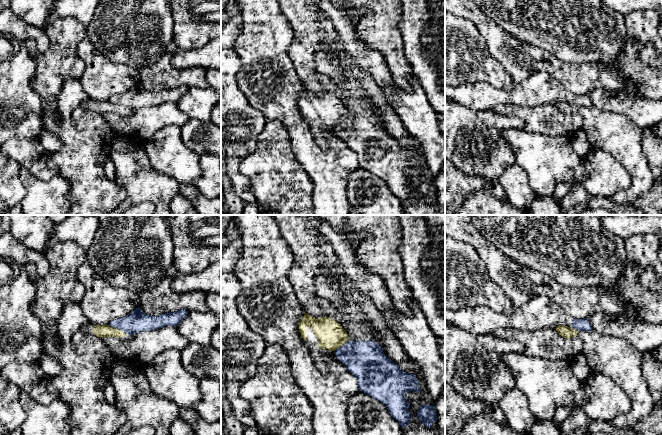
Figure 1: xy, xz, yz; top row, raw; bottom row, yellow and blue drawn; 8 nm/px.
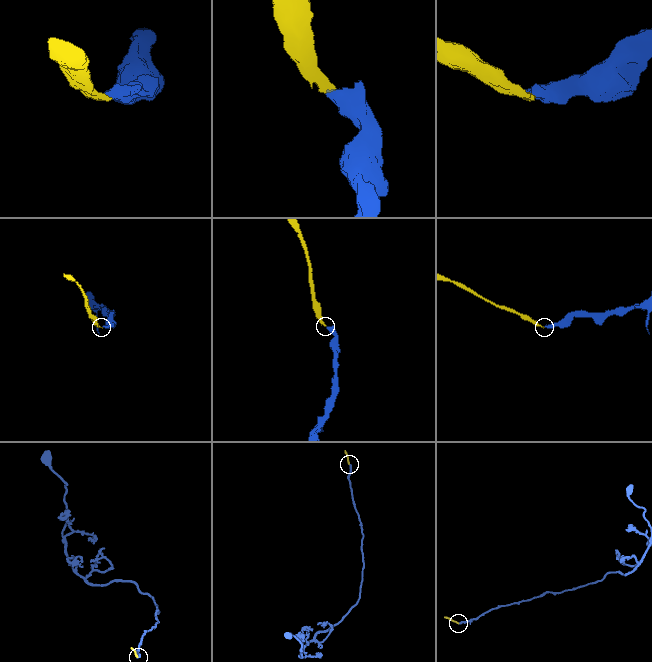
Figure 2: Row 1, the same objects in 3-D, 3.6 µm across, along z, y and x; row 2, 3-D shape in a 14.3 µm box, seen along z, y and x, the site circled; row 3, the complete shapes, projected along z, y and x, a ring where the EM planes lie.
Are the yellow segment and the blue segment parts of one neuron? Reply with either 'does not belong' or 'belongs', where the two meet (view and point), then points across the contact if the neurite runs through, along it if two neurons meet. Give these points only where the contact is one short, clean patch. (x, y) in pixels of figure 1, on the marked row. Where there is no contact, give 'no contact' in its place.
does not belong; contact xy (119, 329); border xy (109, 324), (128, 334)

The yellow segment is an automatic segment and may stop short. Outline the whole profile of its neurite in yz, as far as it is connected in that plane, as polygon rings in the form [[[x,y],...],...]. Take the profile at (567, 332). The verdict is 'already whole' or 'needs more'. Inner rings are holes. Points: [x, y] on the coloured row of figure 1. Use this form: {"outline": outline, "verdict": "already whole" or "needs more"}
{"outline": [[[559,325],[556,331],[566,339],[577,336],[583,343],[582,354],[591,371],[612,379],[630,398],[630,411],[610,421],[613,427],[619,430],[630,429],[651,413],[655,401],[643,377],[643,353],[623,338],[604,335],[594,330],[578,331]]], "verdict": "needs more"}

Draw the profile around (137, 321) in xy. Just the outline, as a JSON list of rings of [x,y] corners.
[[[137,307],[127,316],[113,320],[109,325],[128,335],[133,335],[143,331],[160,329],[164,326],[177,327],[187,315],[188,311],[181,309],[159,316],[152,316]]]

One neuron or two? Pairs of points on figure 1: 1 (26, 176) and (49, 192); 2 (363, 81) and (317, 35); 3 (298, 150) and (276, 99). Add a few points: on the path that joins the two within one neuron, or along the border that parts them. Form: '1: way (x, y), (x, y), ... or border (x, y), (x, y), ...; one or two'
1: way (32, 182), (43, 192); one
2: way (341, 89), (325, 85), (309, 69), (309, 57); one
3: way (298, 137), (298, 128), (288, 112); one

